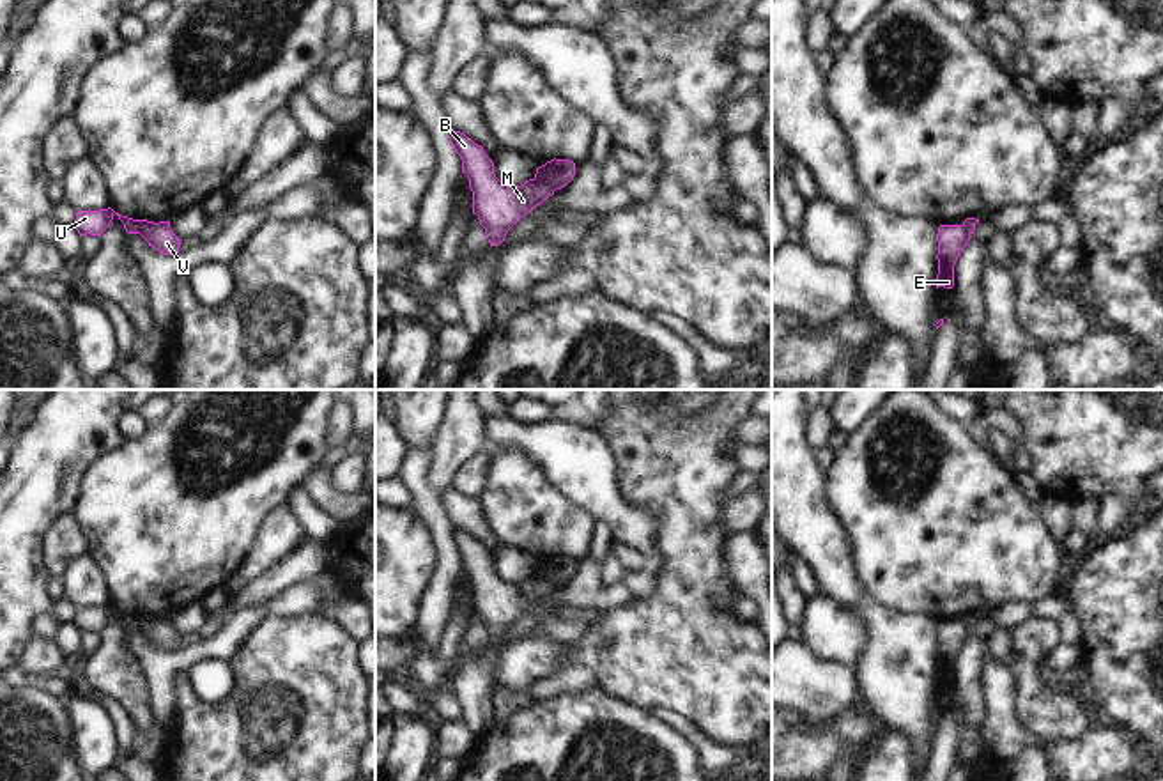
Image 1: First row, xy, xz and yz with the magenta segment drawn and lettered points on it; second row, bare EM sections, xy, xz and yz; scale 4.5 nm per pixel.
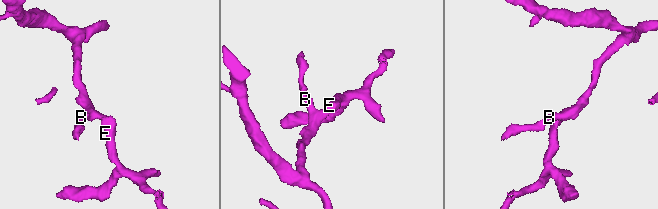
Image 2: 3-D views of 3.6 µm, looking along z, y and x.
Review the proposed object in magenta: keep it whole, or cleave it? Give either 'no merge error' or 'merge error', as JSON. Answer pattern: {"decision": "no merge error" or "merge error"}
{"decision": "merge error"}

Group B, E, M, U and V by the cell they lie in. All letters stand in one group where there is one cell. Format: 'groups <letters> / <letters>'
groups B M U / E V

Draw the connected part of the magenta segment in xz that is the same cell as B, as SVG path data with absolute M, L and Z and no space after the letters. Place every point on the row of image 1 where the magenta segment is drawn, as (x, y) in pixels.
M464 133L450 136L455 152L462 159L462 174L473 191L473 214L485 228L490 246L504 241L508 230L531 209L554 195L556 188L535 179L520 186L506 186L494 174L494 163L481 145Z

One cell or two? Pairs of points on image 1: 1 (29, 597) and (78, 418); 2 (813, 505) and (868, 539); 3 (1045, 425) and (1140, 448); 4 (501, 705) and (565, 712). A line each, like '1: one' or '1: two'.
1: one
2: two
3: one
4: two

